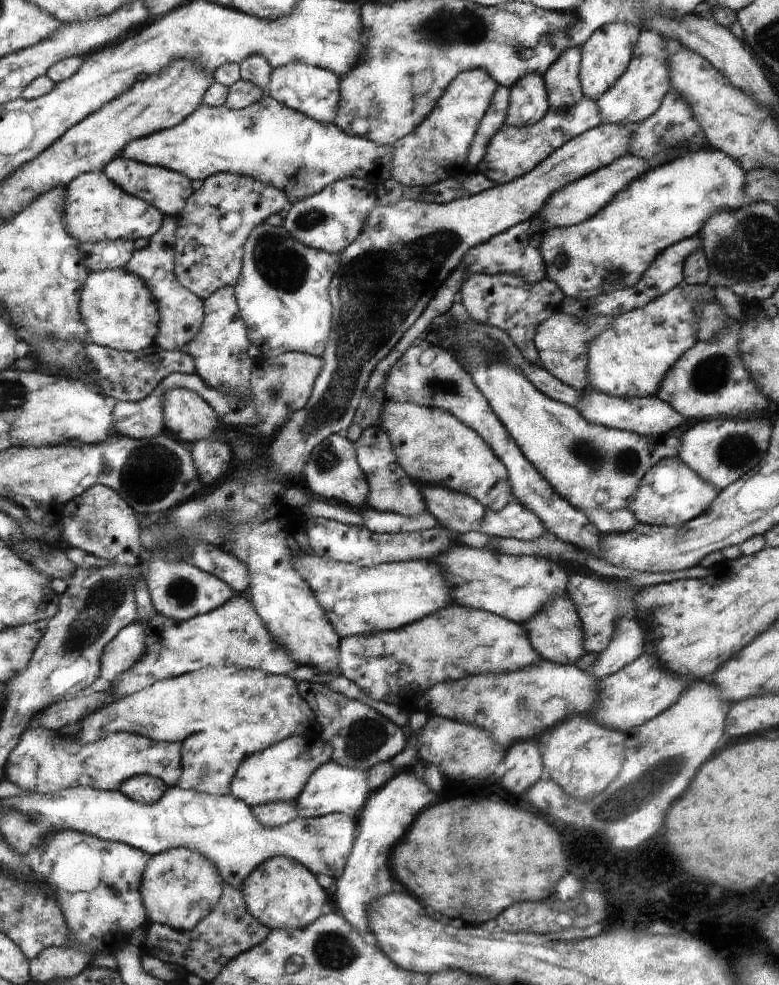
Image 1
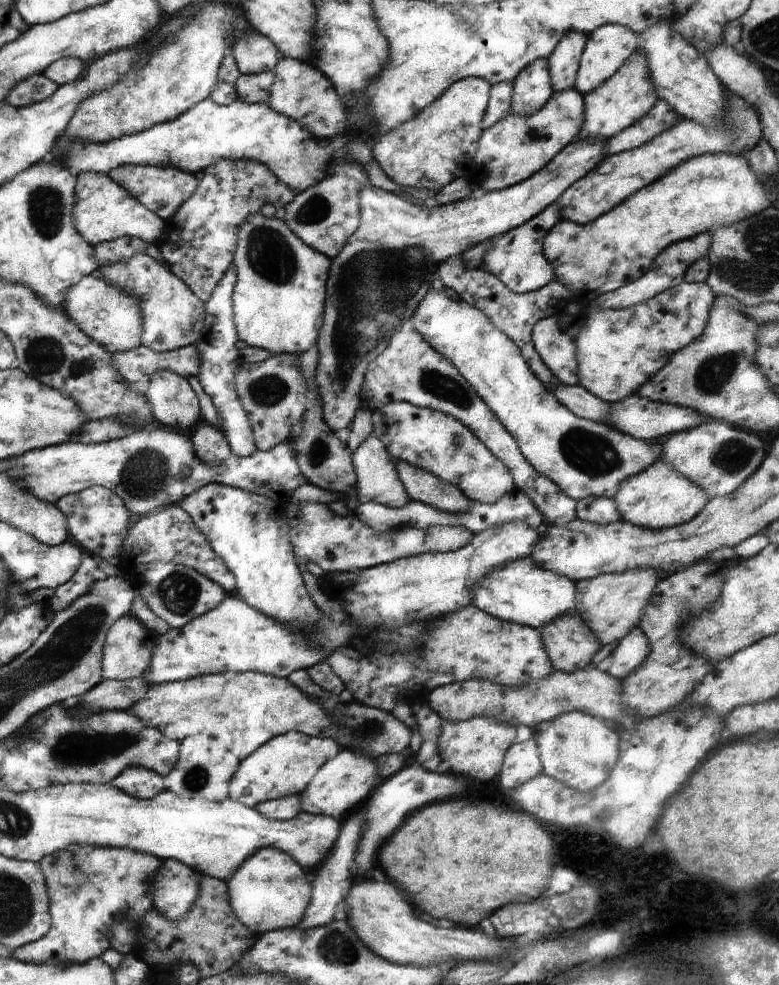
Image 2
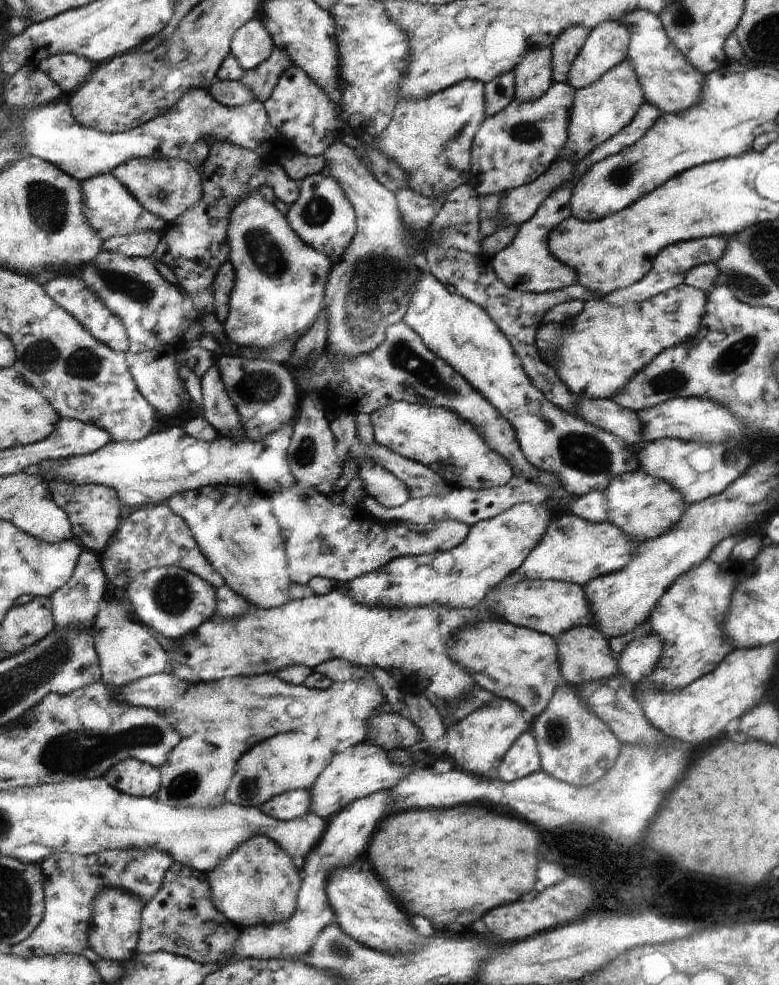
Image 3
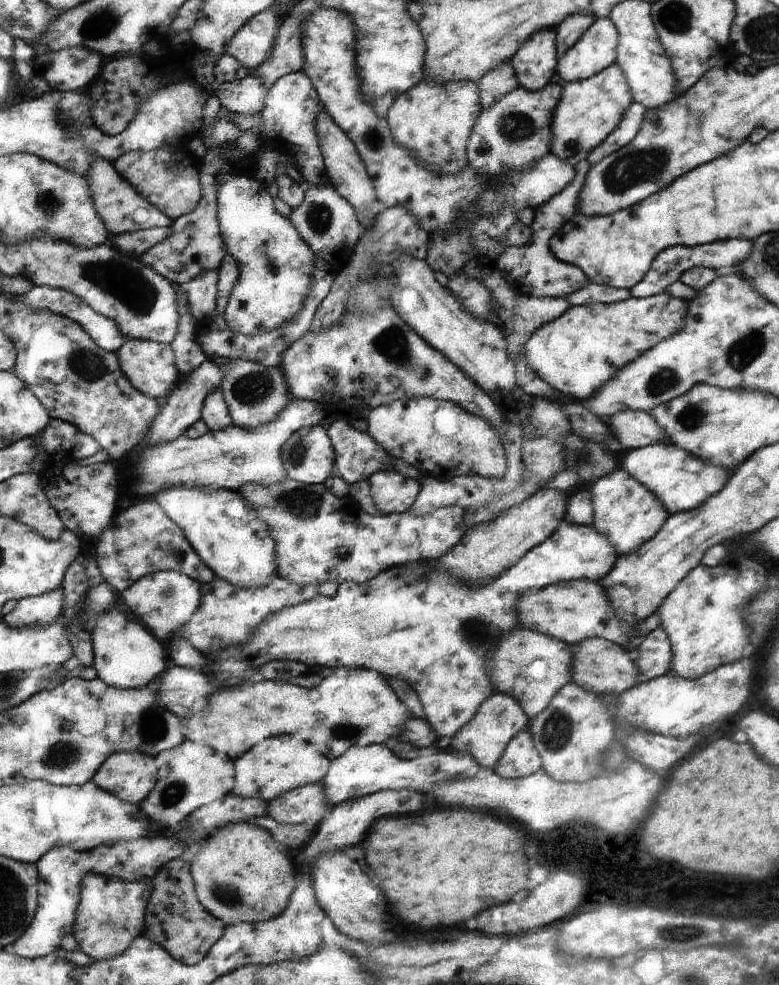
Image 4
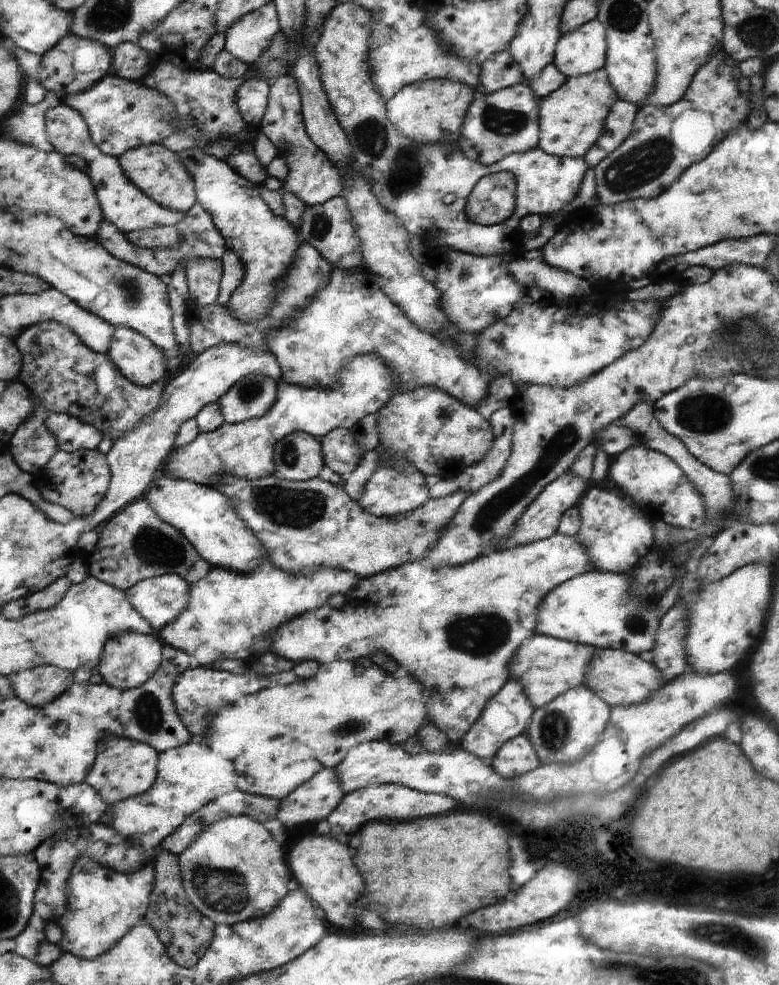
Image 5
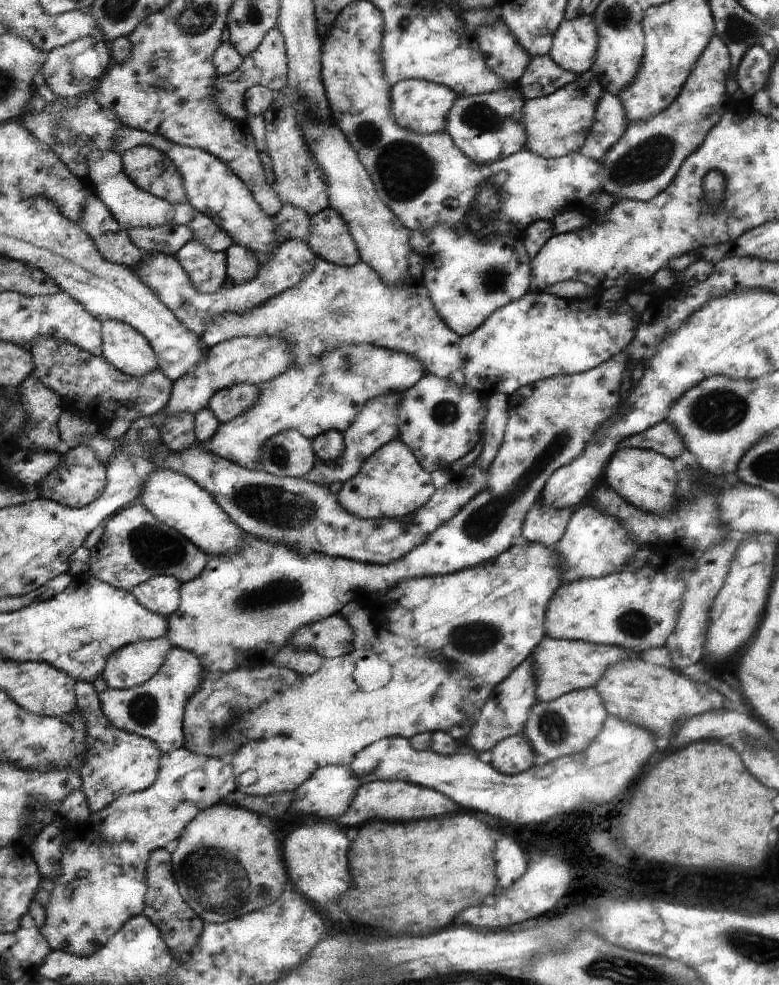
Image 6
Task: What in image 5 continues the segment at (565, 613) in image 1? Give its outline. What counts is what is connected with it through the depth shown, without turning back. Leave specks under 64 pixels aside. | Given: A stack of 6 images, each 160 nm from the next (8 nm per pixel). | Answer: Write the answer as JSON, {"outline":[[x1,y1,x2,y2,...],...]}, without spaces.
{"outline":[[596,648,596,656,588,666,584,682,586,687,595,691,610,706,641,704,658,692,663,684,664,678,653,663,642,660,630,651,613,648]]}

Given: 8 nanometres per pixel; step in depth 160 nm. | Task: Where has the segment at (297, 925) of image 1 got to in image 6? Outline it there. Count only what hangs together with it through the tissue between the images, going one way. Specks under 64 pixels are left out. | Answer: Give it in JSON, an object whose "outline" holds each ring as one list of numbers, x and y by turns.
{"outline":[[218,803,209,809,201,810,192,821,186,825,184,834,178,840,178,846,171,854,172,872,182,898,188,906,205,923,223,923,257,911,281,896,282,886,288,882,280,846,274,834,260,824,256,813,236,804]]}

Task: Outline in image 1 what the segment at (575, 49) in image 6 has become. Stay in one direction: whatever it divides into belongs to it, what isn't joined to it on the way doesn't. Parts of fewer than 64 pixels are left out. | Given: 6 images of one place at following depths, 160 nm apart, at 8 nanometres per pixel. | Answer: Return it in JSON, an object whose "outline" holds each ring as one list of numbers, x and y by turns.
{"outline":[[614,21,595,30,581,46,580,81,584,96,598,100,626,72,634,54,632,48,639,37,640,28,626,21]]}

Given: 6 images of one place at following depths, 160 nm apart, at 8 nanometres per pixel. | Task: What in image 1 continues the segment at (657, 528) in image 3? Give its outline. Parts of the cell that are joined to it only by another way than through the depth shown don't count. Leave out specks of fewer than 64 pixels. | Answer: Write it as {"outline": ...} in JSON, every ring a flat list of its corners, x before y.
{"outline":[[668,458,654,465,640,482,637,496,628,509,645,525,677,527,704,514,720,490,696,474,682,459]]}

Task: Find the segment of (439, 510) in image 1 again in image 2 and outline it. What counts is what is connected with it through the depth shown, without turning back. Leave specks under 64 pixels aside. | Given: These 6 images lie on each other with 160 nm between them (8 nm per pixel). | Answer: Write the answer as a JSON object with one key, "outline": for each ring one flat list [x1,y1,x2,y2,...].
{"outline":[[402,460,394,461,397,474,401,482,405,484,405,490,411,500,425,503,427,506,436,507,437,510,445,512,458,513,470,509,472,501,460,488,445,482,444,479,437,478,436,475,422,468,417,468]]}

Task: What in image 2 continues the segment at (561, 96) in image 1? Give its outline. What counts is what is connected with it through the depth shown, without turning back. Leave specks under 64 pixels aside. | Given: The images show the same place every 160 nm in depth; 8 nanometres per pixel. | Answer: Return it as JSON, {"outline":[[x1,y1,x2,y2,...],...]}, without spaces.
{"outline":[[572,30,559,39,548,58,554,92,575,88,581,57,588,42,588,34,578,30]]}

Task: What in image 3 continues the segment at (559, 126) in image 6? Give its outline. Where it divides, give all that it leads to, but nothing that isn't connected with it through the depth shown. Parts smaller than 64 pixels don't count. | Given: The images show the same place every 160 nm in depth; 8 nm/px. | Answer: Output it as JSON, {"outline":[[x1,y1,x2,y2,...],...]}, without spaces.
{"outline":[[622,61,618,70,610,69,600,80,576,90,572,115,569,118,569,138,560,152,558,160,577,163,586,159,589,152,605,140,618,134,636,116,637,110,646,102,633,63]]}

